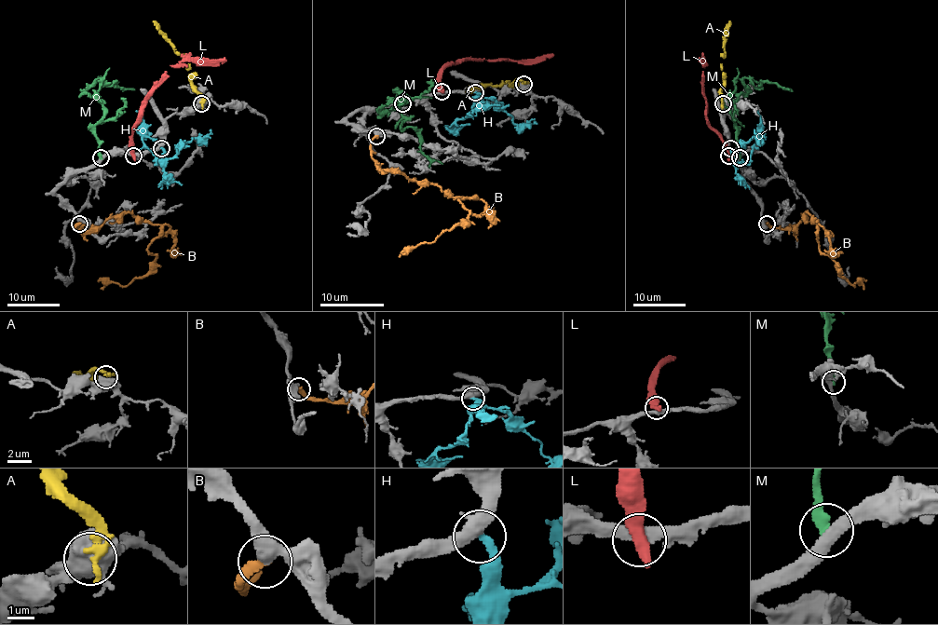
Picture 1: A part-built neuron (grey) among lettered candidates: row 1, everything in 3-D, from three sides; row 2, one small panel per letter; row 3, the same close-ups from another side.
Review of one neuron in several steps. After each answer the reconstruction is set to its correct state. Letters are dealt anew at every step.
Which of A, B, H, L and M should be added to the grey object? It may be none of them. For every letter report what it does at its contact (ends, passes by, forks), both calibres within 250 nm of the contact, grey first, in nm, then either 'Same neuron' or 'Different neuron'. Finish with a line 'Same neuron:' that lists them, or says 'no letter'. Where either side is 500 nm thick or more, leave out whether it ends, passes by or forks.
A: Thickness 500 nm (grey) against 360 nm. Different neuron
B: It ends there. Thickness 360 nm (grey) against 280 nm. Same neuron
H: It ends there. Thickness 420 nm (grey) against 240 nm. Same neuron
L: Thickness 400 nm (grey) against 550 nm. Different neuron
M: It ends there. Thickness 360 nm (grey) against 320 nm. Different neuron
Same neuron: B, H

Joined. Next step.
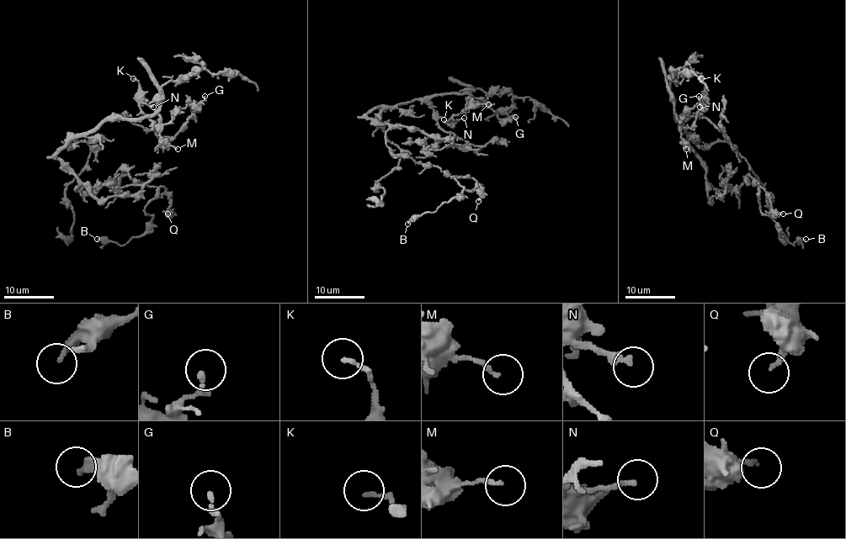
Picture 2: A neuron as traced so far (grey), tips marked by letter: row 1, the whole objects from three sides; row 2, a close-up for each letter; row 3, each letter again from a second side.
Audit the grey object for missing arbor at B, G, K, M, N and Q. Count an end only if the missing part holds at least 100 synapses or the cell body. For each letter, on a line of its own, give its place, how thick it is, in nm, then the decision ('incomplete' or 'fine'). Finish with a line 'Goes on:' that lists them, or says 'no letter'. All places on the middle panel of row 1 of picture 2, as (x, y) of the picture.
B: place (407, 224); calibre 240 nm; fine
G: place (515, 117); calibre 200 nm; fine
K: place (444, 119); calibre 160 nm; fine
M: place (488, 104); calibre 150 nm; fine
N: place (464, 118); calibre 200 nm; fine
Q: place (478, 201); calibre 180 nm; fine
Goes on: no letter

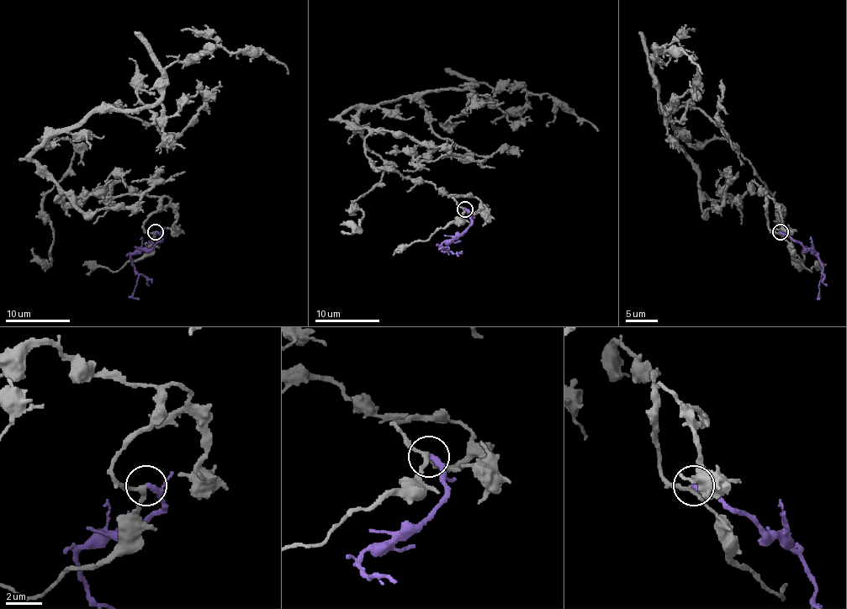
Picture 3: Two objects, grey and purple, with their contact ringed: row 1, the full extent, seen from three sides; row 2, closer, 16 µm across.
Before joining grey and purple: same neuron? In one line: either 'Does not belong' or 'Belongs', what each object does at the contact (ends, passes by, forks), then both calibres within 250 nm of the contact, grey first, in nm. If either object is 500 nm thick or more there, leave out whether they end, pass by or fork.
Does not belong. At the ring grey passes by. At the ring purple ends. Thickness 220 nm (grey) against 320 nm

